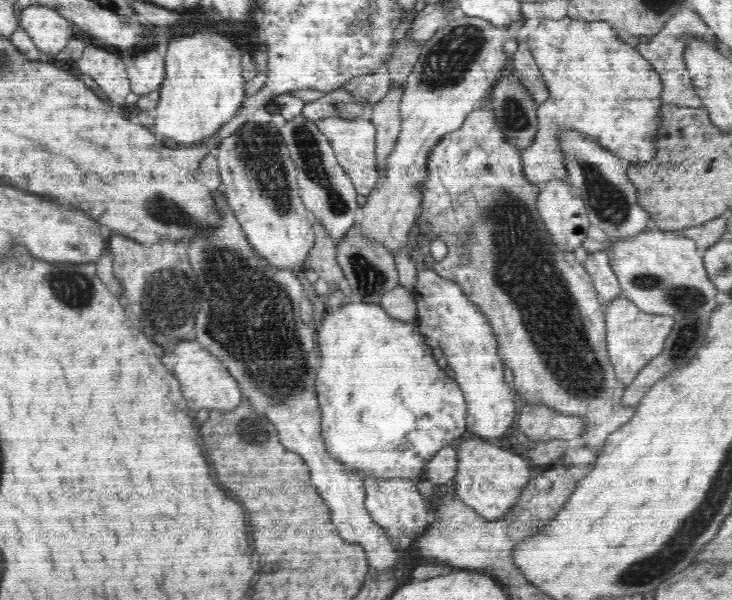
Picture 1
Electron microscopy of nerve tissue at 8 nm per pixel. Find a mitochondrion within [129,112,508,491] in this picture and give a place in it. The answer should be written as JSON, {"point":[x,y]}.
{"point":[249,315]}

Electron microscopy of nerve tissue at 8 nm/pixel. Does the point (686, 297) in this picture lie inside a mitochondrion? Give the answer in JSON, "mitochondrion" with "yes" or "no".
{"mitochondrion":"yes"}

